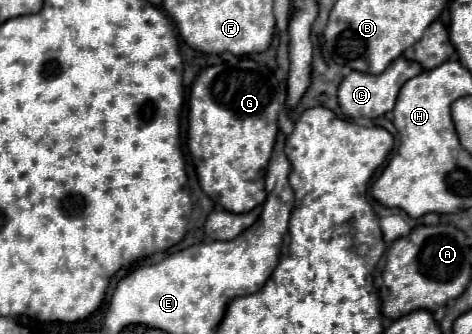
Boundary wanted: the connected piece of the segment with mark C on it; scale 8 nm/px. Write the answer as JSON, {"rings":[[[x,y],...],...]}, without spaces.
{"rings":[[[404,56],[396,58],[382,74],[378,76],[372,76],[372,74],[362,74],[362,72],[350,72],[340,88],[338,88],[338,102],[340,102],[340,108],[344,110],[346,116],[350,118],[358,118],[358,116],[368,116],[368,118],[380,118],[384,116],[386,112],[390,112],[396,104],[396,98],[398,98],[398,92],[402,88],[402,84],[406,80],[410,80],[412,76],[420,74],[422,72],[422,66],[418,62],[412,62],[412,60],[406,60]]]}

